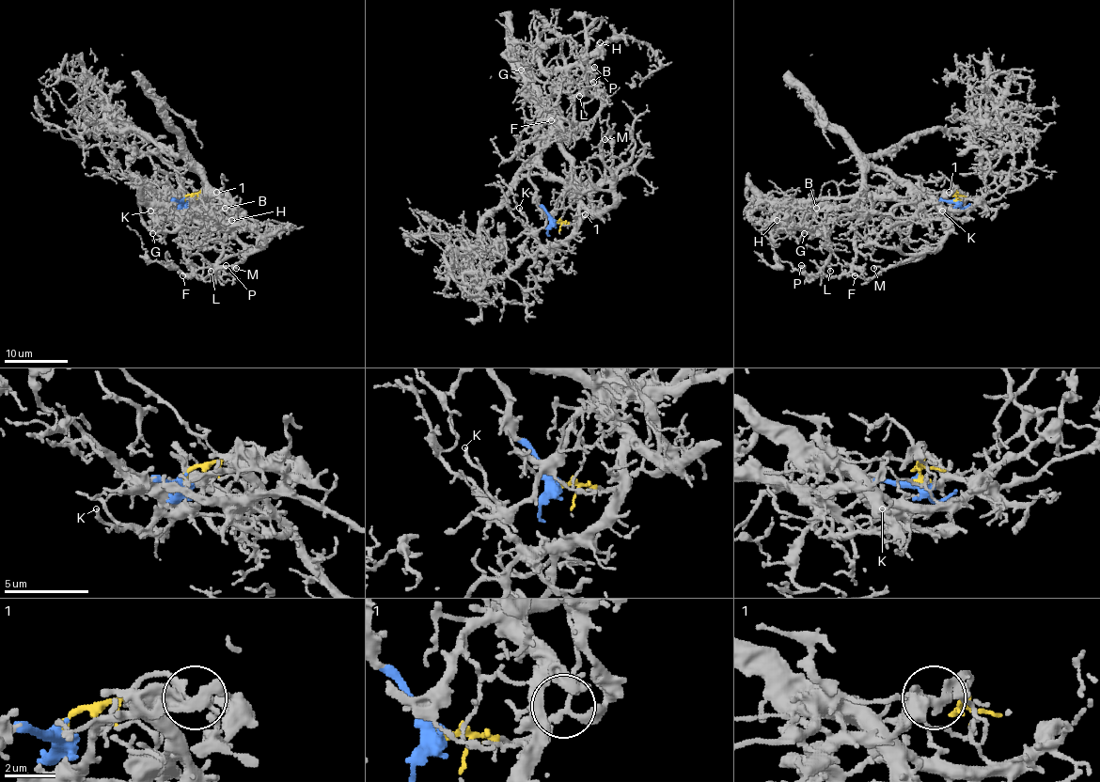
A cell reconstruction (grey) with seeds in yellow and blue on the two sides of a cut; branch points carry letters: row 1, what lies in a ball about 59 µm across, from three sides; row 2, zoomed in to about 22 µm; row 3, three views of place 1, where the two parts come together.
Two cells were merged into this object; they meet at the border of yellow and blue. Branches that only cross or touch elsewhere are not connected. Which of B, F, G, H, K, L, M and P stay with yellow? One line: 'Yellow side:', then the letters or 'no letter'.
Yellow side: K, L, M, P

